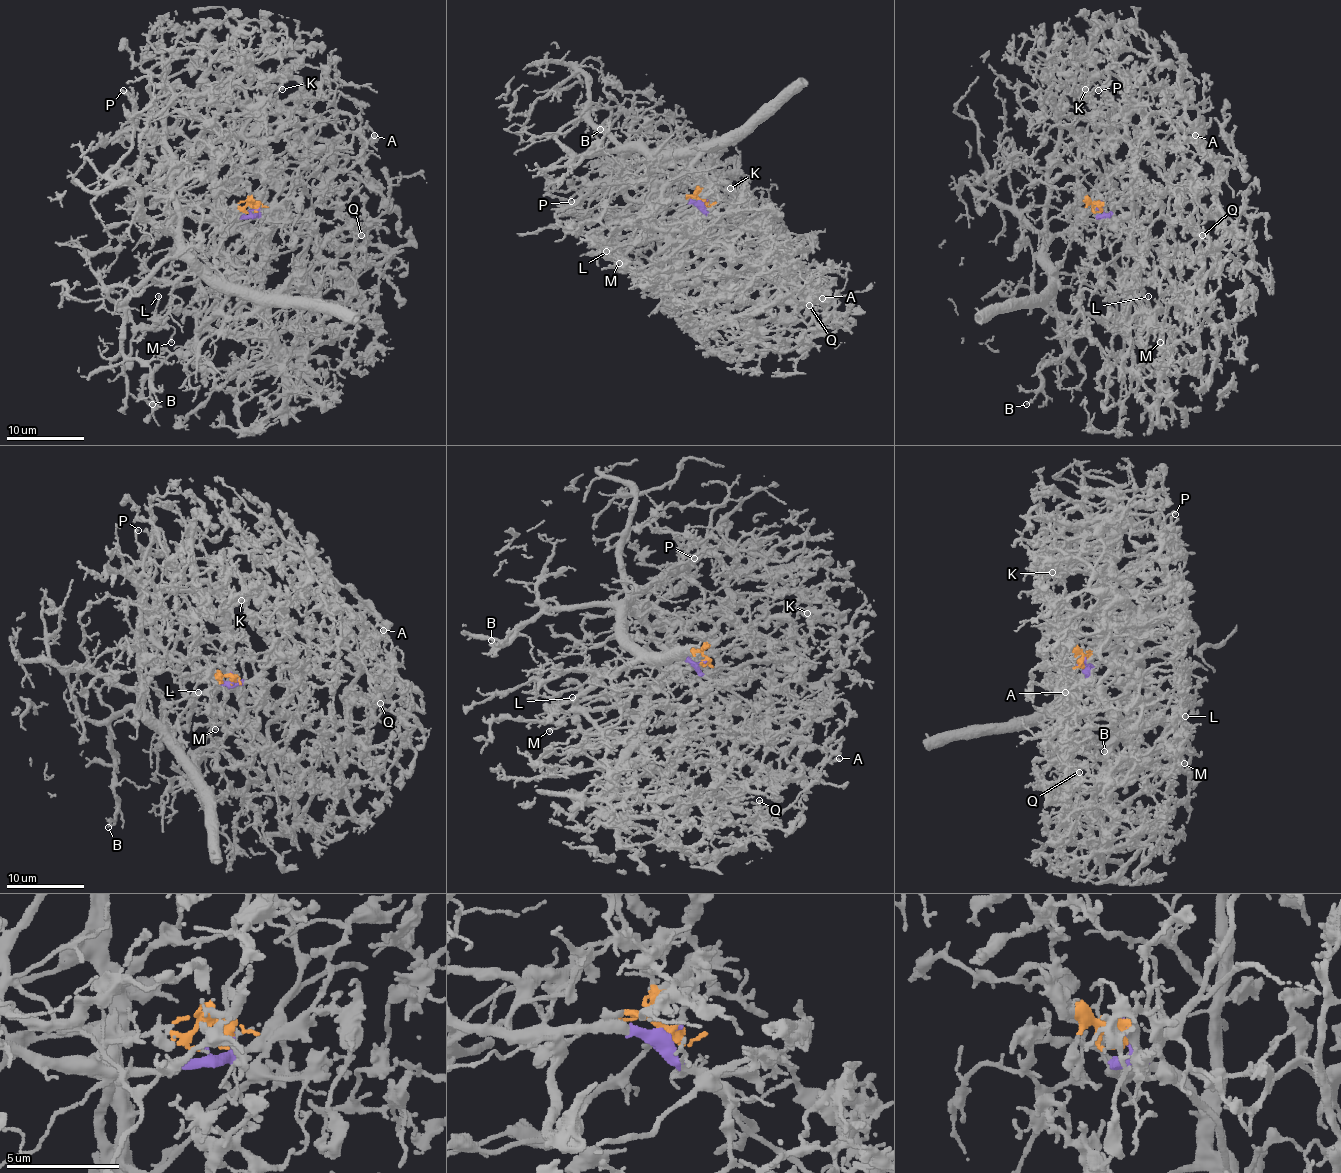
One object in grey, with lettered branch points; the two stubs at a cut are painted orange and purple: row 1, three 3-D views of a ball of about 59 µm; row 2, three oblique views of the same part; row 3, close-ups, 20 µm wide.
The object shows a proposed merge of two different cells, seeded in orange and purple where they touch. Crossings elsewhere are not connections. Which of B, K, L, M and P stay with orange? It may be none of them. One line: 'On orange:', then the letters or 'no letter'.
On orange: K, L, M, P

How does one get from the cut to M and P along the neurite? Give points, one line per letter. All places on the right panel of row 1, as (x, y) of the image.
M: (1099, 206), (1093, 206), (1128, 233), (1114, 266), (1124, 276), (1128, 317), (1149, 319), (1159, 342)
P: (1099, 206), (1081, 202), (1078, 187), (1078, 156), (1095, 115), (1091, 95), (1099, 90)

